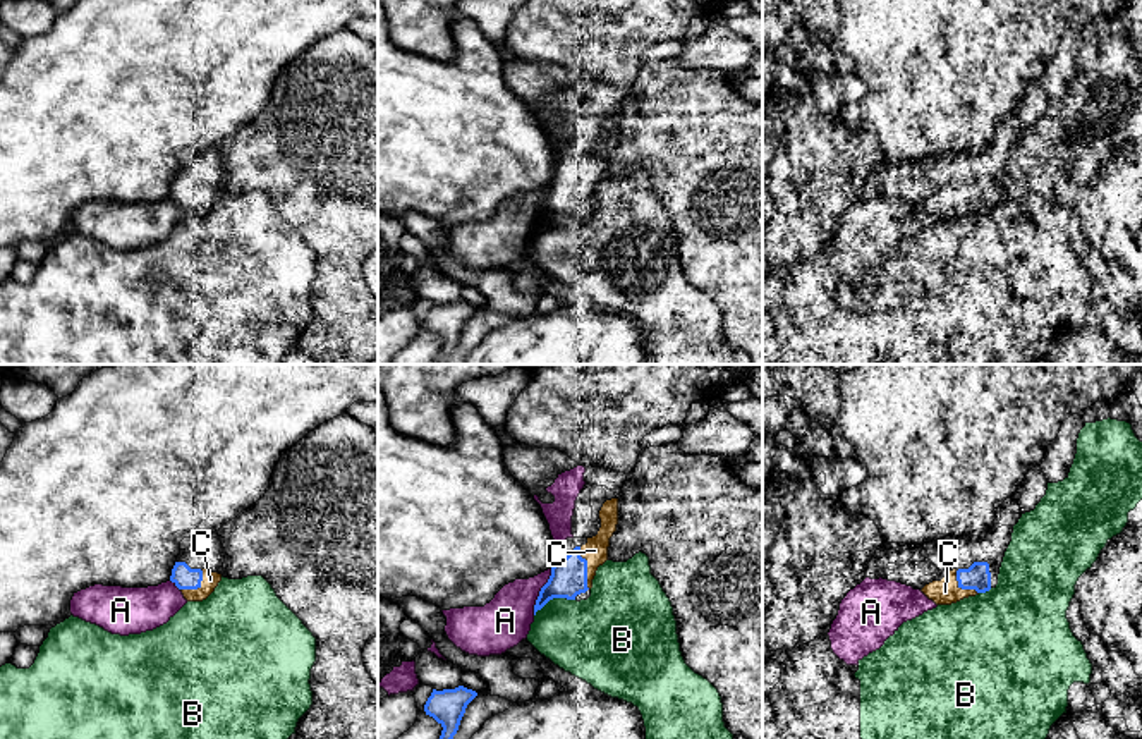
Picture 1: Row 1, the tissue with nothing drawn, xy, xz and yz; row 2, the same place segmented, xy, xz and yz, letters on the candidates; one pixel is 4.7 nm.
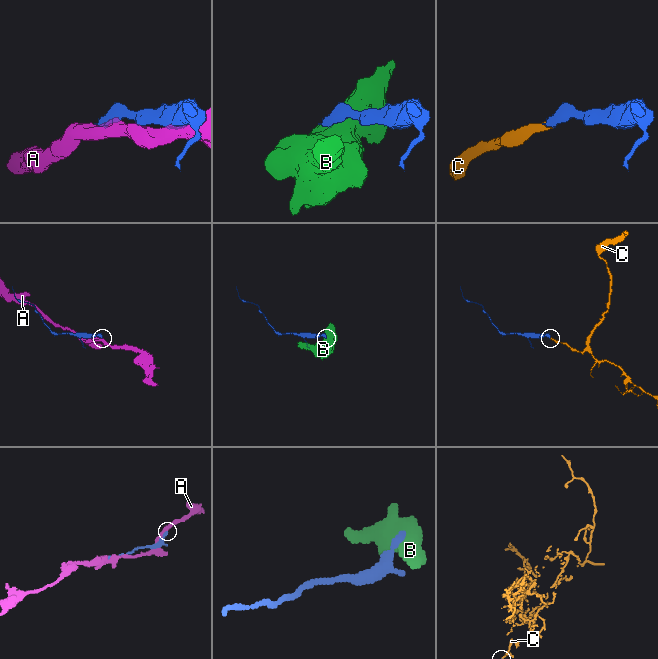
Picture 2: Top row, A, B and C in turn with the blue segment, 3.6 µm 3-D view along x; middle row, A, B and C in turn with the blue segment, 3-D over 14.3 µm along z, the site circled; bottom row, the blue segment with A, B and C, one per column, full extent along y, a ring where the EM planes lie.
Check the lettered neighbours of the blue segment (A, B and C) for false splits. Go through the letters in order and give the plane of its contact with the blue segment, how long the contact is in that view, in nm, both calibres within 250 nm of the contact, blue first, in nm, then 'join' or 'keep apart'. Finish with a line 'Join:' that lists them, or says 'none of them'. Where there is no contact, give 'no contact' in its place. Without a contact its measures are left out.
A: meets blue in xz; contact 240 nm long; 180 nm thick on the blue side, 240 nm on the other; keep apart
B: meets blue in xz; contact 200 nm long; 180 nm thick on the blue side, 360 nm on the other; keep apart
C: meets blue in xz; contact 200 nm long; 180 nm thick on the blue side, 110 nm on the other; join
Join: C

